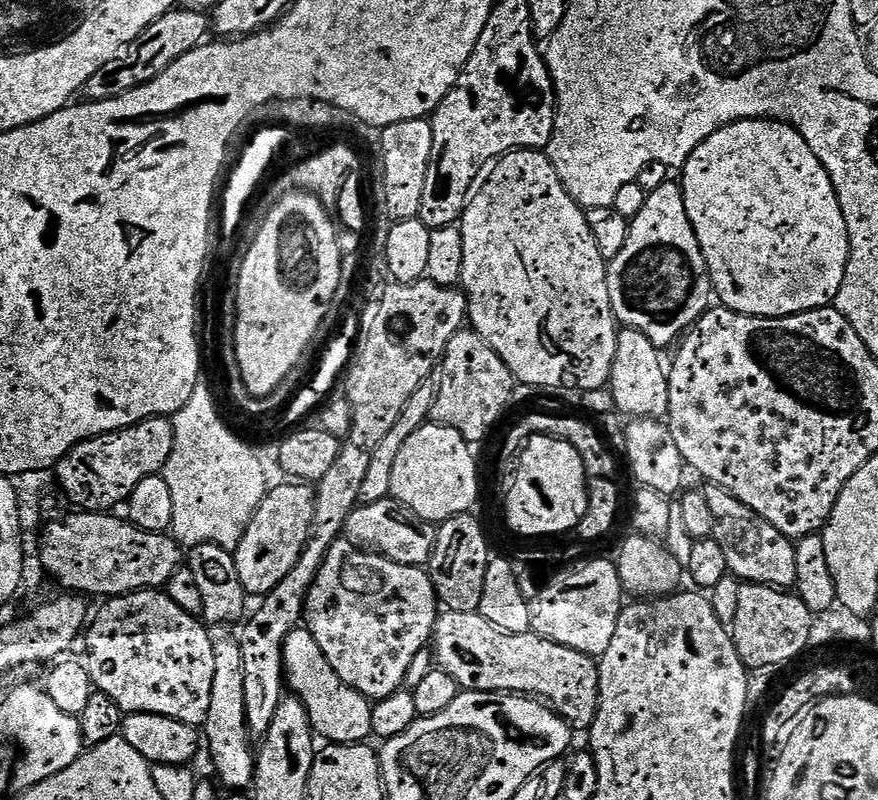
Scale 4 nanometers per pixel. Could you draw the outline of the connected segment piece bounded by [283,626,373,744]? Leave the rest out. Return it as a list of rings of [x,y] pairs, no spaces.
[[[300,626],[289,633],[284,643],[283,671],[286,673],[287,687],[293,688],[301,704],[308,710],[308,717],[312,723],[312,731],[317,737],[325,736],[325,741],[333,744],[359,744],[372,736],[372,706],[373,701],[368,700],[358,690],[346,686],[334,674],[330,662],[318,650],[318,642],[309,634],[307,627]]]

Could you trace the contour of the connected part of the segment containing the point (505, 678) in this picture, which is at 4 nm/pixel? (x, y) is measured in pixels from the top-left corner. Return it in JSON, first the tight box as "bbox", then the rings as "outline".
{"bbox":[434,611,600,729],"outline":[[[445,611],[436,621],[434,648],[436,660],[446,674],[460,683],[461,689],[469,692],[511,692],[513,694],[535,694],[545,696],[553,709],[562,712],[573,729],[591,729],[600,707],[600,667],[590,656],[562,646],[545,636],[537,636],[529,630],[522,634],[504,632],[479,612]]]}

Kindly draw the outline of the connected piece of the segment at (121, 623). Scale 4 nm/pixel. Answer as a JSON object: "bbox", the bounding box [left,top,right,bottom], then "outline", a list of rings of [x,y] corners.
{"bbox":[86,590,214,726],"outline":[[[164,590],[127,592],[124,596],[111,597],[105,604],[108,605],[97,614],[96,621],[93,619],[86,628],[86,663],[93,689],[108,695],[124,714],[162,714],[178,722],[203,726],[210,711],[214,681],[214,646],[209,629],[197,617],[182,610]]]}

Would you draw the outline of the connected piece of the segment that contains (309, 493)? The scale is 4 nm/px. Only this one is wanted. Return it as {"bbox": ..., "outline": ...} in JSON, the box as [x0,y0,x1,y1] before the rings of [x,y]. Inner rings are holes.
{"bbox":[234,482,314,598],"outline":[[[288,482],[292,484],[280,484],[269,487],[268,493],[264,496],[264,501],[258,506],[258,510],[248,523],[248,529],[244,531],[242,542],[234,549],[238,574],[241,582],[248,594],[257,598],[263,598],[272,592],[276,586],[292,570],[298,562],[298,558],[304,553],[307,546],[308,537],[312,534],[314,523],[314,488],[308,482]]]}

